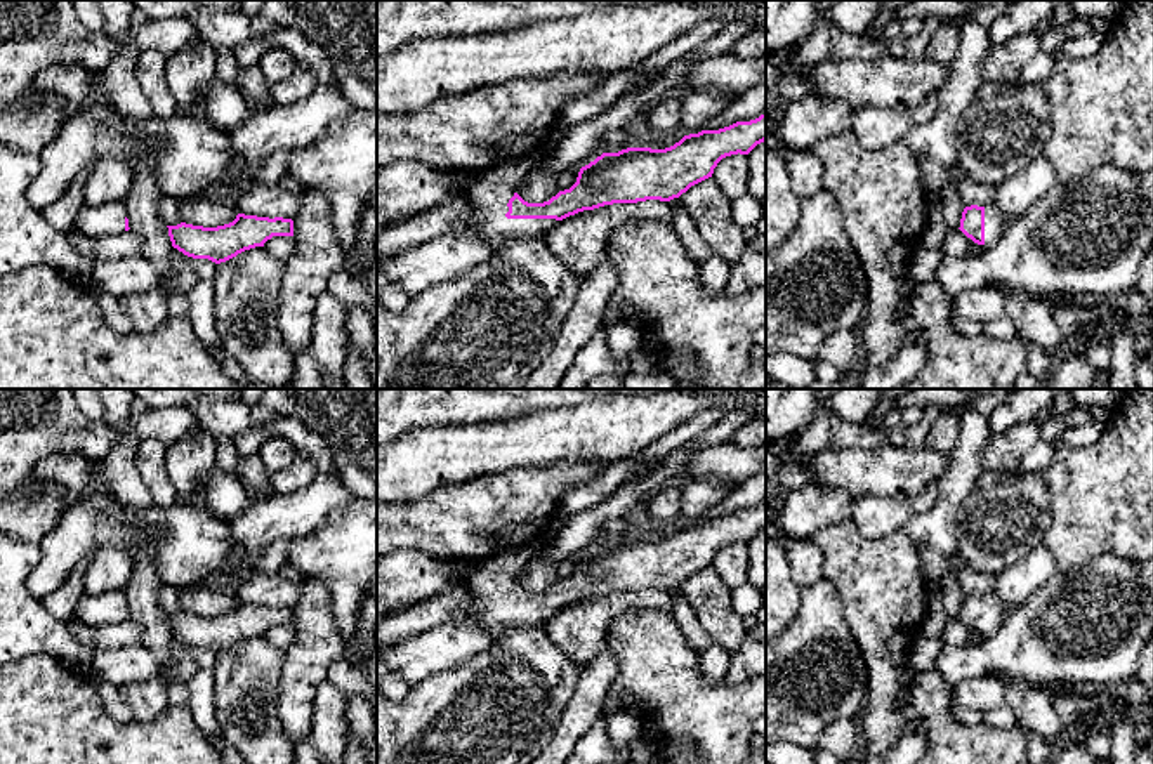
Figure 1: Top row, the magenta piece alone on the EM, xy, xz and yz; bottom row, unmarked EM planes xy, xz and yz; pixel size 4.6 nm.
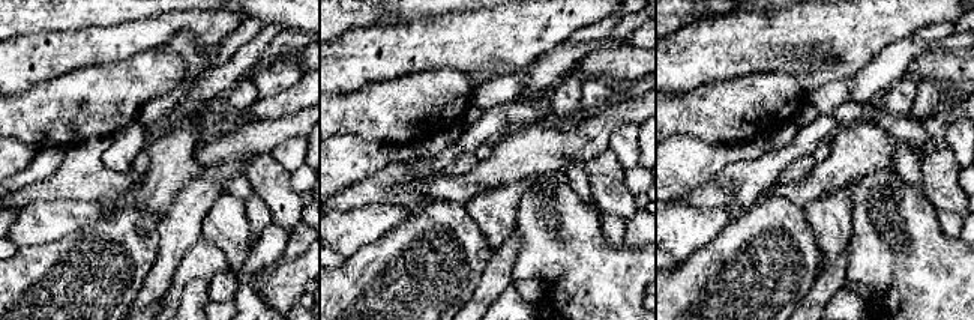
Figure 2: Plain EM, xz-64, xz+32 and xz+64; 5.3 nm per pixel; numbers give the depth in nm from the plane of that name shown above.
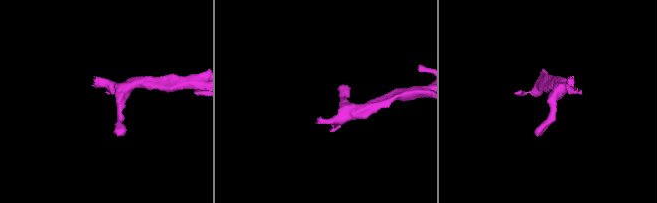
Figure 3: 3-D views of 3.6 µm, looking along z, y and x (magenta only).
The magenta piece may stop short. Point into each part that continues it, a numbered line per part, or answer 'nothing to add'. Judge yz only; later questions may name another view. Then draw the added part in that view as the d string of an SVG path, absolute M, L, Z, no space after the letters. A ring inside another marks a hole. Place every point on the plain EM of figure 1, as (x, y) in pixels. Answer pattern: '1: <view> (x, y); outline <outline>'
1: yz (995, 610); outline M997 590L985 594L985 637L993 636L1005 618L1007 606Z

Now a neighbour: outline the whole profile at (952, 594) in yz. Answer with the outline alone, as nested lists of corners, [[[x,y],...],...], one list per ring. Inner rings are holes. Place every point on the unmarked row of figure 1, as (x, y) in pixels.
[[[946,573],[946,575],[941,575],[941,580],[938,585],[939,585],[939,594],[941,594],[946,613],[952,618],[959,618],[962,601],[965,597],[960,583],[957,582],[957,578],[952,573]]]

